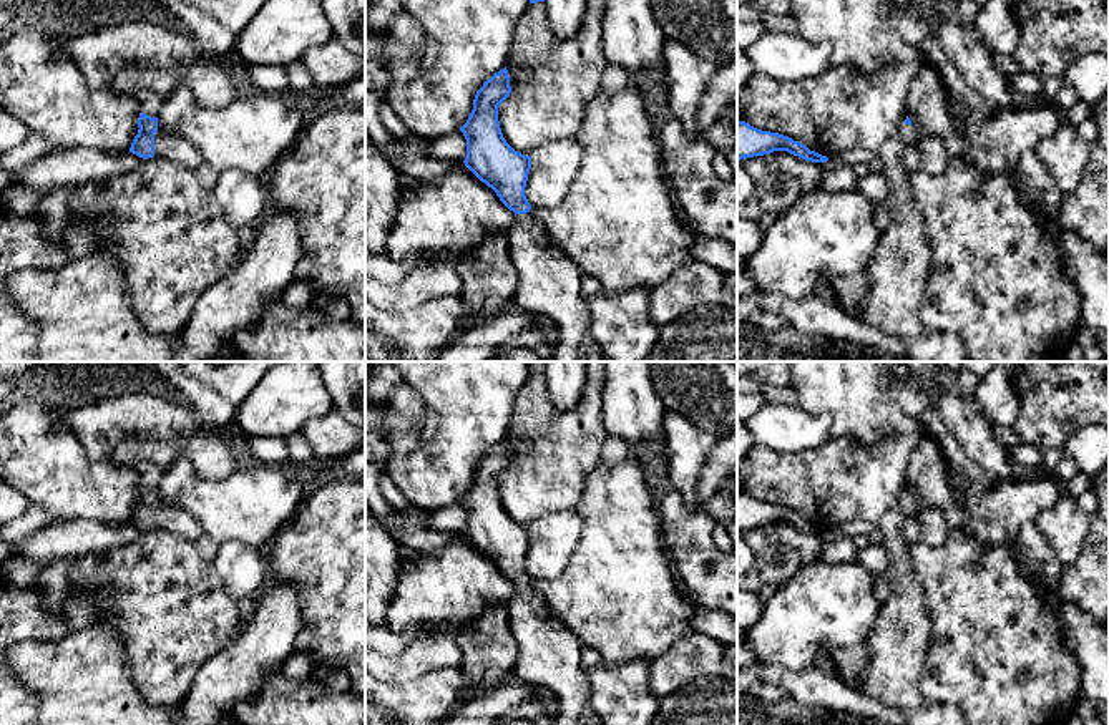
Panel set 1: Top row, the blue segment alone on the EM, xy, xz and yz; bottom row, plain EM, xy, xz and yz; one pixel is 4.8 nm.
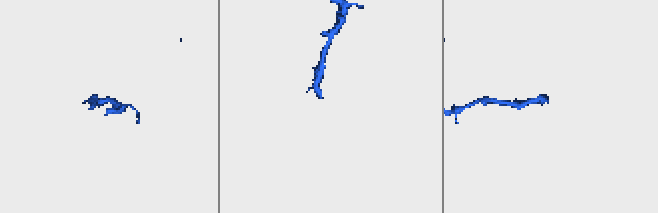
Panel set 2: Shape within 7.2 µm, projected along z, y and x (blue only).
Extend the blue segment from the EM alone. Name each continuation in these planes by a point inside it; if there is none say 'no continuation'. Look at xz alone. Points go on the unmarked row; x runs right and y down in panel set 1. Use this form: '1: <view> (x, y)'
1: xz (548, 652)

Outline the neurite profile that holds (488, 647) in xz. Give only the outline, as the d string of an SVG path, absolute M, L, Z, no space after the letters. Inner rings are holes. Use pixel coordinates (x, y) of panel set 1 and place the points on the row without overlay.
M505 604L490 607L457 630L455 637L463 655L460 670L465 685L480 685L490 690L513 672L518 644Z

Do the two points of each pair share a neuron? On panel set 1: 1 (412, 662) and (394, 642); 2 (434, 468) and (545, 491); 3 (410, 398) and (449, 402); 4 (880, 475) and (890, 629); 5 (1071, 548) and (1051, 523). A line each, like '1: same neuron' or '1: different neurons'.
1: different neurons
2: different neurons
3: different neurons
4: same neuron
5: same neuron

